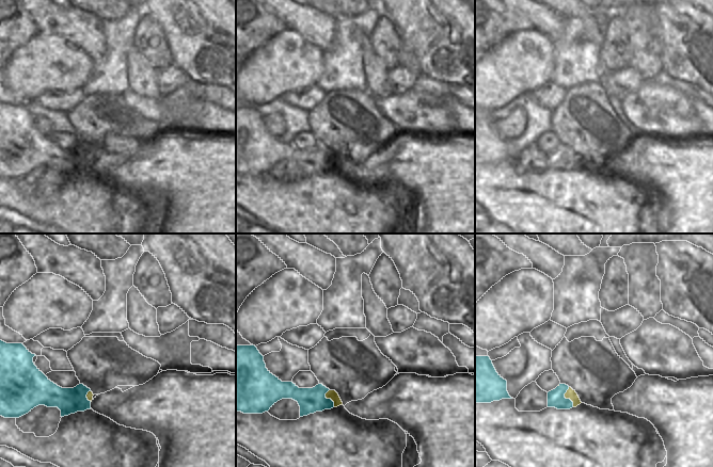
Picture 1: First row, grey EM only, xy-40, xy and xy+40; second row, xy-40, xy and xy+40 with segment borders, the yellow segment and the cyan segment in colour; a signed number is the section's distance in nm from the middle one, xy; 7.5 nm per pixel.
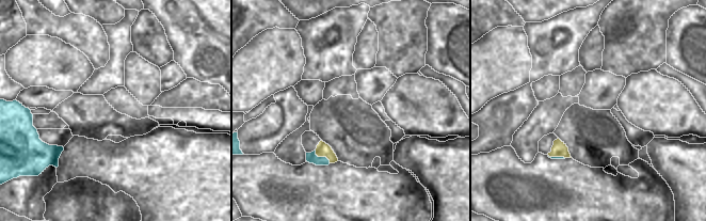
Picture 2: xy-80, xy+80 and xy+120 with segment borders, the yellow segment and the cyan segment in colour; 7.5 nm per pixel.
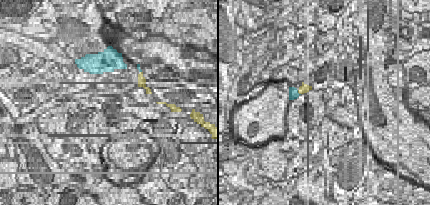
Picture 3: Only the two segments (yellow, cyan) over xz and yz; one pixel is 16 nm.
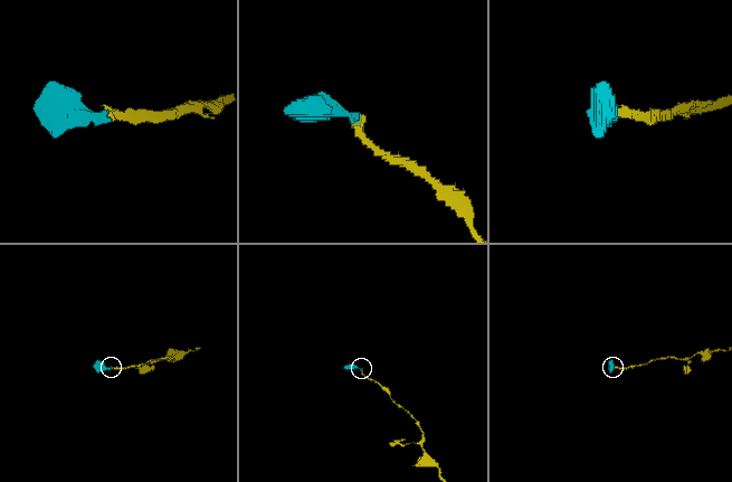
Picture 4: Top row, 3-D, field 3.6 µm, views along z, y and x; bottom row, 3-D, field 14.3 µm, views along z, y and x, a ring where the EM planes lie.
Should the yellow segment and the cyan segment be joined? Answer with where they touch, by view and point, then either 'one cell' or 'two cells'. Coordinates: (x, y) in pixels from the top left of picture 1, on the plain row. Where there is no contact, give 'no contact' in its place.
contact xy+40 (566, 159); two cells

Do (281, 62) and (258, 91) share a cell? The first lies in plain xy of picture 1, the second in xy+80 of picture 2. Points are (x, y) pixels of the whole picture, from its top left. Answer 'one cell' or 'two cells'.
one cell

